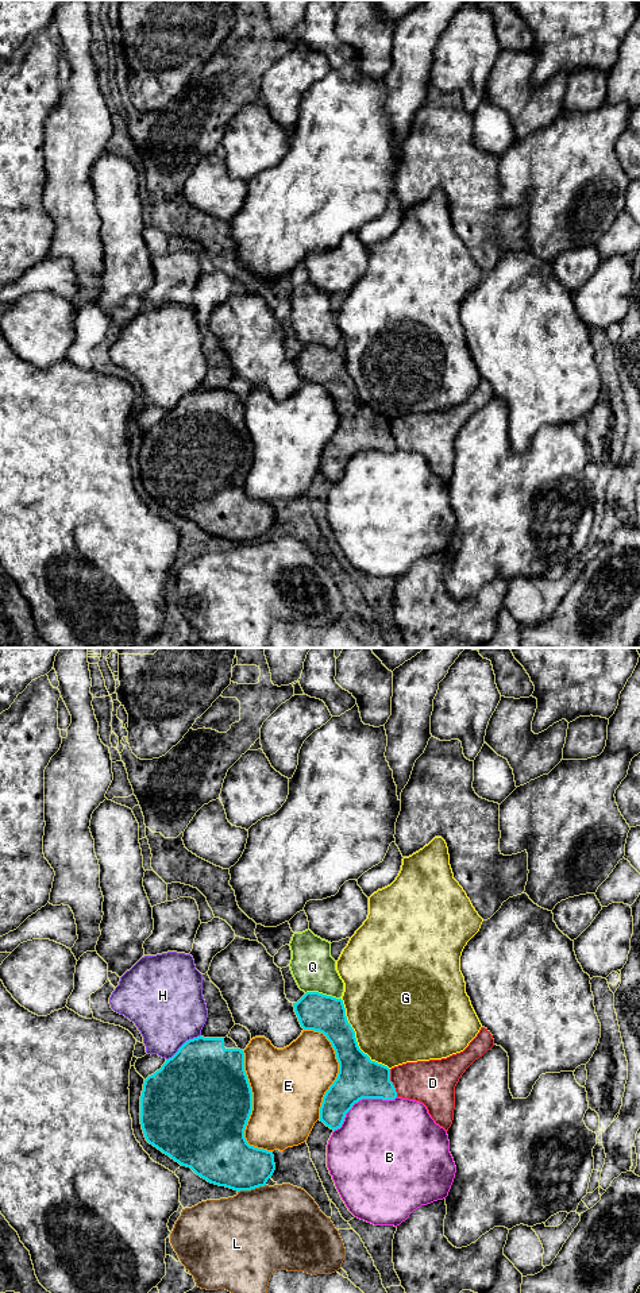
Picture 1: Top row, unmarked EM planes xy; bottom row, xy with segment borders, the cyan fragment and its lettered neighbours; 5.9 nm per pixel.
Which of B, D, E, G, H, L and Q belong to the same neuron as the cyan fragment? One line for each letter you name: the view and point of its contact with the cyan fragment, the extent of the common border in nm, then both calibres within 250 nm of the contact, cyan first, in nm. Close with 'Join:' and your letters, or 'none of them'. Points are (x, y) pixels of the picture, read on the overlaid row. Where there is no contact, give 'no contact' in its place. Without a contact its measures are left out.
Q: contact xy (322, 994); length 220 nm; calibres 220 and 260 nm
Join: Q

